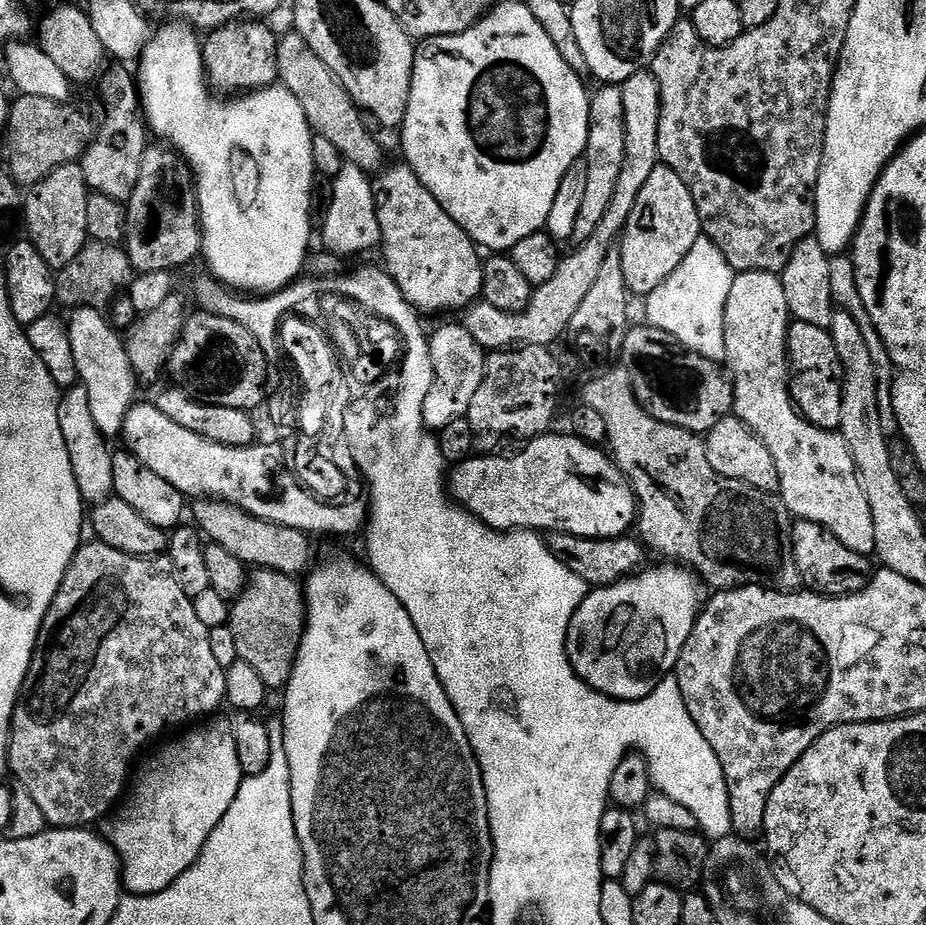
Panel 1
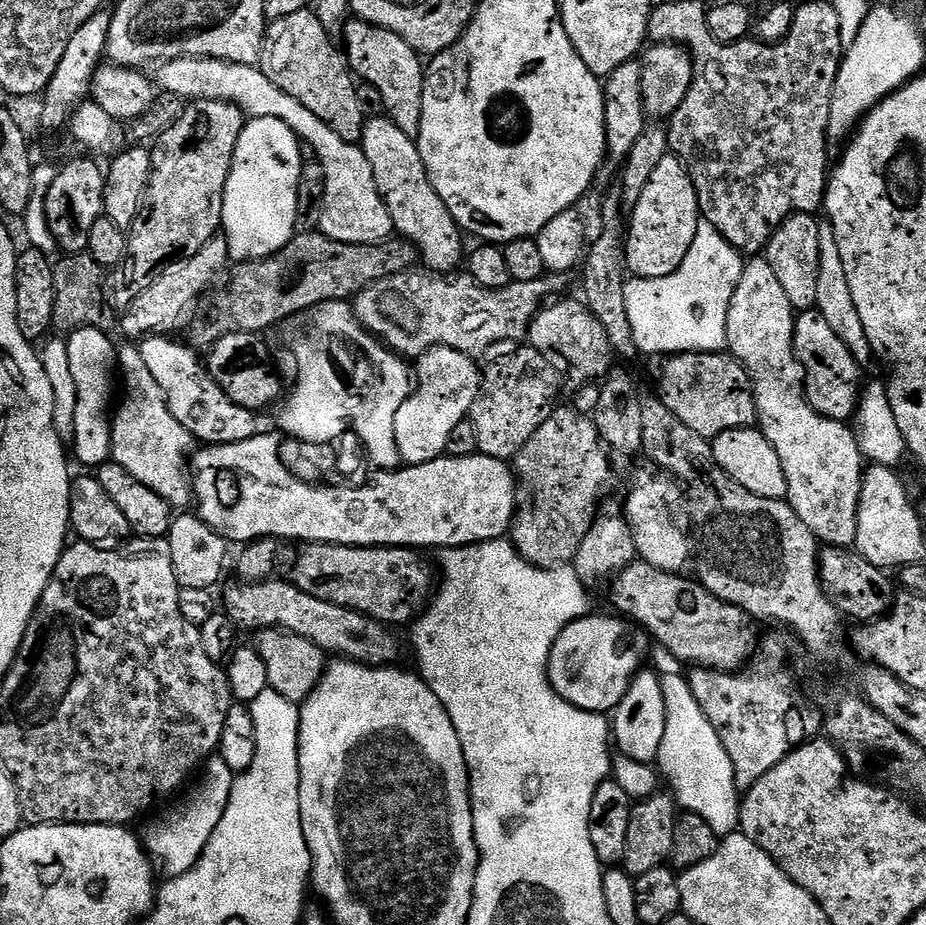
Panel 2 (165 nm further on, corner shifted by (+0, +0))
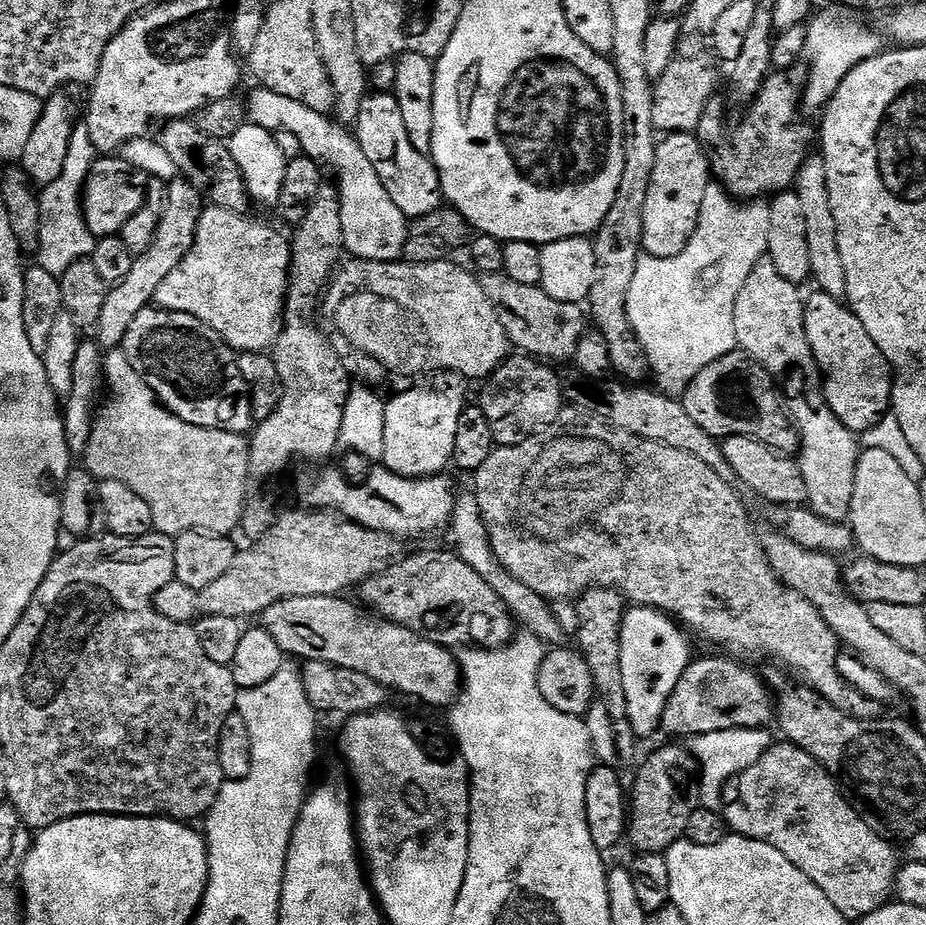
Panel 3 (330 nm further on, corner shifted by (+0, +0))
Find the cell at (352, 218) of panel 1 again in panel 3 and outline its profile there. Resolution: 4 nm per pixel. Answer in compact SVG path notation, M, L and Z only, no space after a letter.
M253 87L253 92L246 96L246 116L249 121L262 126L266 131L273 134L289 131L302 142L304 155L315 160L321 166L329 164L332 167L334 183L340 191L340 218L342 220L342 238L344 247L349 257L357 260L387 260L396 262L404 255L404 242L408 237L409 221L394 206L394 198L386 194L386 186L382 186L382 178L378 178L378 170L370 166L362 146L357 142L355 135L347 127L329 118L325 113L318 110L310 110L310 106L302 106L302 102L294 102L294 98L286 98L286 94L274 94L274 90Z

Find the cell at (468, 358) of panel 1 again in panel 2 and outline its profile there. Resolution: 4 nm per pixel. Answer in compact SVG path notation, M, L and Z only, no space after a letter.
M446 346L432 348L415 361L412 395L400 407L394 418L394 442L398 442L398 454L405 465L425 464L431 460L437 460L438 457L447 453L450 430L454 430L454 426L458 426L458 422L469 419L474 402L480 393L482 368L476 363L477 361L465 352L459 352Z

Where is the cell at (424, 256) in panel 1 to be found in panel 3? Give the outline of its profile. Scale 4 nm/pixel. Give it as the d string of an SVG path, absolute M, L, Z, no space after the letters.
M375 92L365 95L362 110L354 122L354 135L362 146L370 166L378 170L386 194L394 198L394 206L406 218L425 216L442 207L440 175L435 164L425 153L414 150L406 122L402 119L402 106L398 106L392 92Z

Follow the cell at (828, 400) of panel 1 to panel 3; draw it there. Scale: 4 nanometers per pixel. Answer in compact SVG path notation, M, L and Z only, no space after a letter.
M819 290L813 293L804 300L804 333L808 350L812 353L812 363L818 372L820 367L822 391L838 422L851 432L862 434L889 415L893 377L870 334L866 334L862 322L858 322L847 303Z

